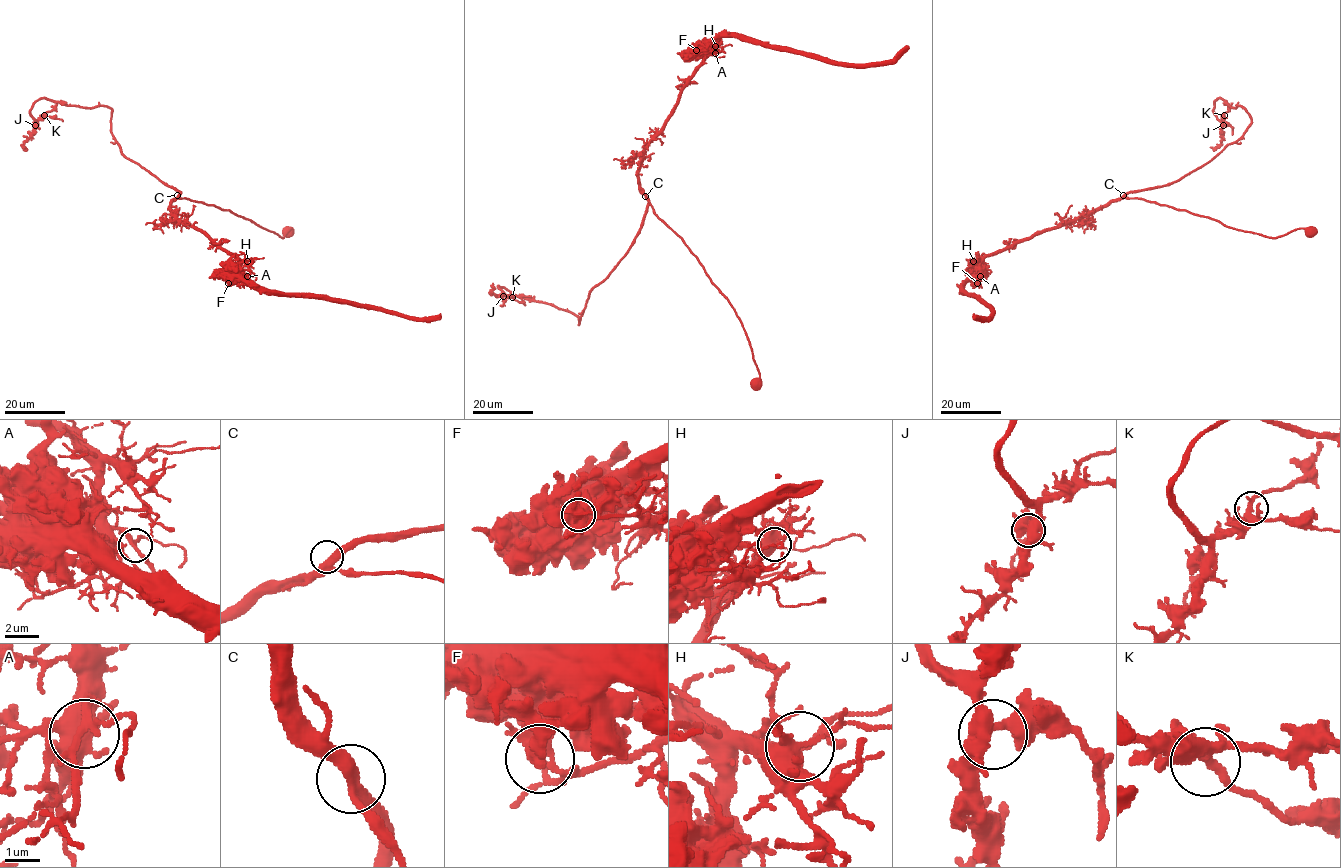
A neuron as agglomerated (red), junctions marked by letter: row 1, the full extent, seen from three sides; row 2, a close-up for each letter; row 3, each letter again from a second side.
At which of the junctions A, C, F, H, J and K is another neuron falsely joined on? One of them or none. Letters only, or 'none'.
F

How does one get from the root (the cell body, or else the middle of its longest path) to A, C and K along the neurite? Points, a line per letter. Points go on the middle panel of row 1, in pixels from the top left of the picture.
A: (754, 383), (760, 373), (735, 309), (654, 213), (638, 176), (647, 143), (682, 86), (715, 53)
C: (754, 383), (760, 373), (735, 309), (684, 241), (654, 213), (645, 196)
K: (754, 383), (735, 309), (646, 197), (634, 243), (578, 324), (498, 287), (512, 297)

